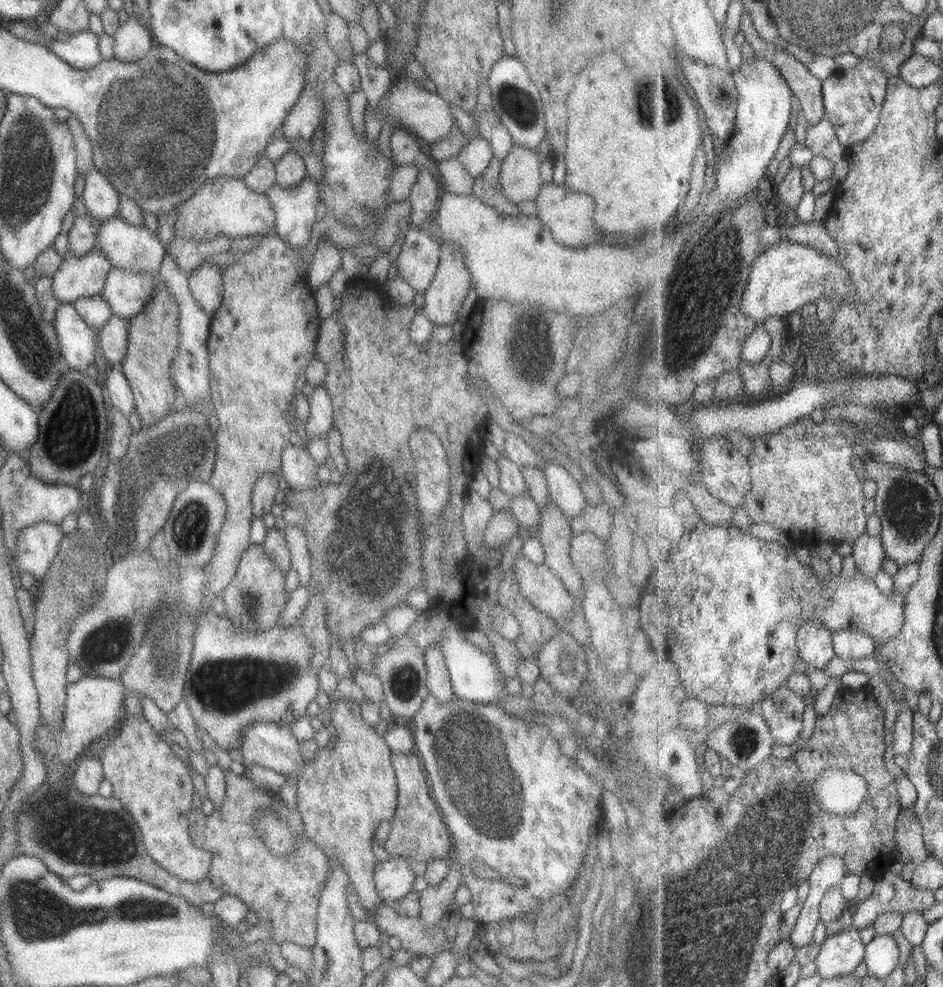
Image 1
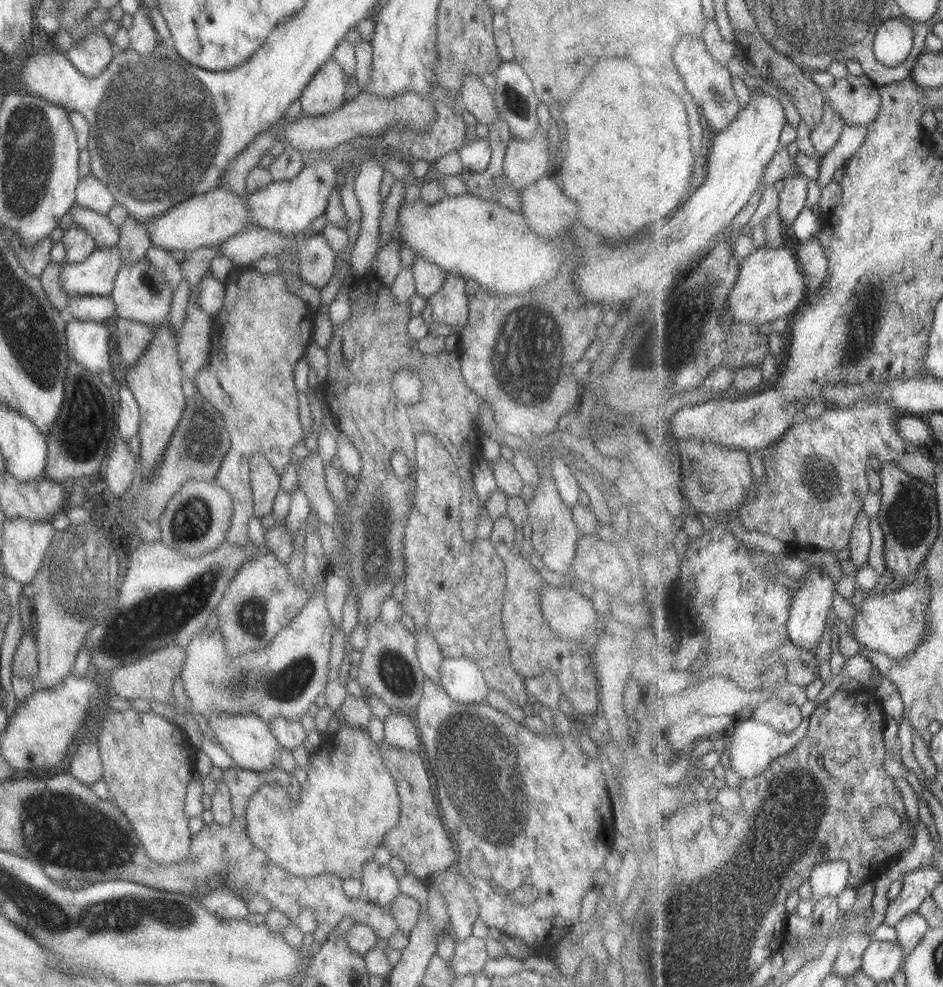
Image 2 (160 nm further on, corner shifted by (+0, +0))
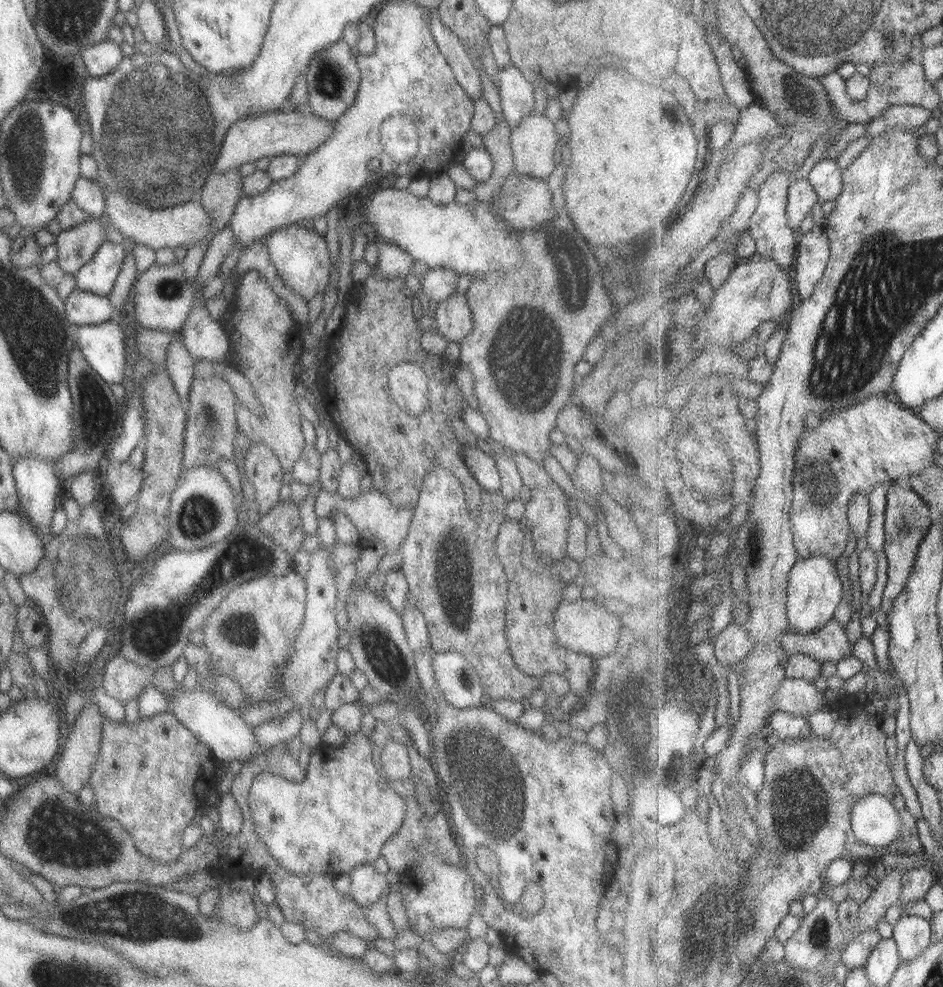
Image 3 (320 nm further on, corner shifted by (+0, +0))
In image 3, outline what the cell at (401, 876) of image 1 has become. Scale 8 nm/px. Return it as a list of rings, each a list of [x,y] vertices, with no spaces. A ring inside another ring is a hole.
[[[371,864],[355,866],[347,876],[350,886],[346,898],[352,899],[357,906],[370,908],[385,895],[385,876],[377,874]]]

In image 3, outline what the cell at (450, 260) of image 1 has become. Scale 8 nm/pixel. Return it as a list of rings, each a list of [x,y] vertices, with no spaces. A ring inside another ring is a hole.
[[[454,292],[449,298],[437,302],[435,312],[431,312],[435,323],[435,332],[446,343],[461,343],[471,333],[471,311],[463,293]]]

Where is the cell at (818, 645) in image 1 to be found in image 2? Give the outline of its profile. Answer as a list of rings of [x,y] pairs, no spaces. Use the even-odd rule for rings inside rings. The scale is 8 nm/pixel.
[[[819,567],[811,569],[801,580],[801,586],[795,594],[795,602],[790,606],[790,619],[786,622],[787,636],[796,646],[813,650],[823,638],[825,626],[830,624],[835,599],[835,581]]]

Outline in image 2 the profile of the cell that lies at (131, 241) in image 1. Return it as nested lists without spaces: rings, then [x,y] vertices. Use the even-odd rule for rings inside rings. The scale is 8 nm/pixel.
[[[73,205],[68,212],[71,222],[77,228],[82,228],[94,240],[95,247],[115,247],[118,239],[118,229],[109,223],[106,214],[99,214],[89,209]]]

